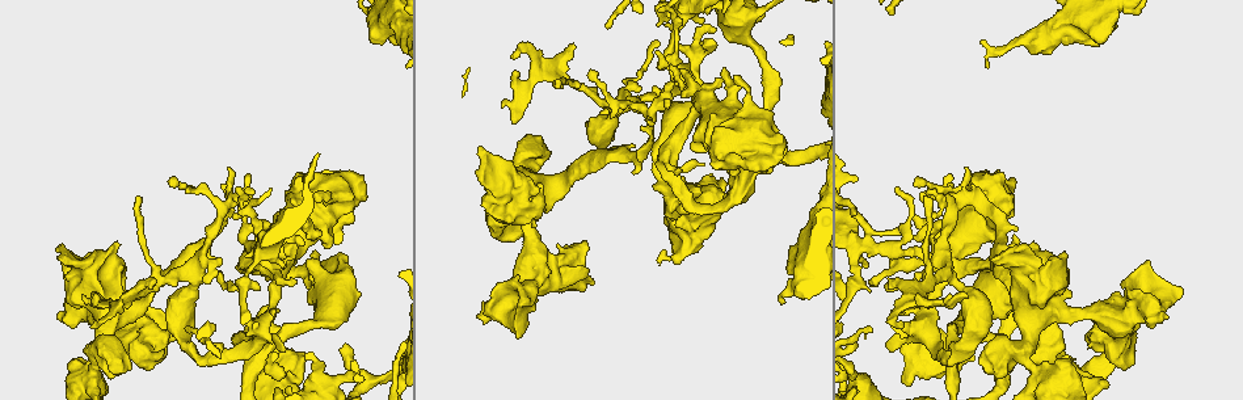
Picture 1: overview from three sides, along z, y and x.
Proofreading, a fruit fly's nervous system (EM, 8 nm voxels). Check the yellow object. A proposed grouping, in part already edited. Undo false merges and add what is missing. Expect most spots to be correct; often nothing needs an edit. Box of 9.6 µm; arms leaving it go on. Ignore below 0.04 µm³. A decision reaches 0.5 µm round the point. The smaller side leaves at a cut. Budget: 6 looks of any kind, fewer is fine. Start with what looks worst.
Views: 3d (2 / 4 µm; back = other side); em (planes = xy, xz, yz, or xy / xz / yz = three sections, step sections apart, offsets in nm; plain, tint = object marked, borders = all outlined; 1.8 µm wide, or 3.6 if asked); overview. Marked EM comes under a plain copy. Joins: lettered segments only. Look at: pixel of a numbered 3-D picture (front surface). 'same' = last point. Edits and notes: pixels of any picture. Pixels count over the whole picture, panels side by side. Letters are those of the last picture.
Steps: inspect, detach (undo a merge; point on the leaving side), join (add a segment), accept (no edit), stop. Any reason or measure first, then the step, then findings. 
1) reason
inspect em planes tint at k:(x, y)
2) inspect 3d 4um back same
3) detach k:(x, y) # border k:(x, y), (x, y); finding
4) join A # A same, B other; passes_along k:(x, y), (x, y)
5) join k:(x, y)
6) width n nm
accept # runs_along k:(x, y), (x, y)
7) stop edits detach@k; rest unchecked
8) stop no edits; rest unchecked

branch point
inspect 3d 2um back at 1:(228, 201)

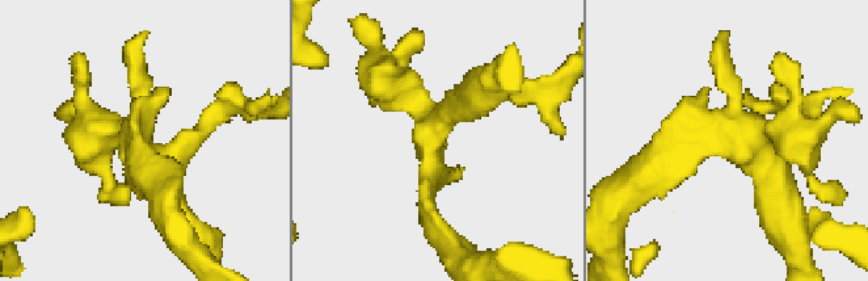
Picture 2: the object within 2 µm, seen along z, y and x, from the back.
inspect em planes borders at 2:(745, 150)

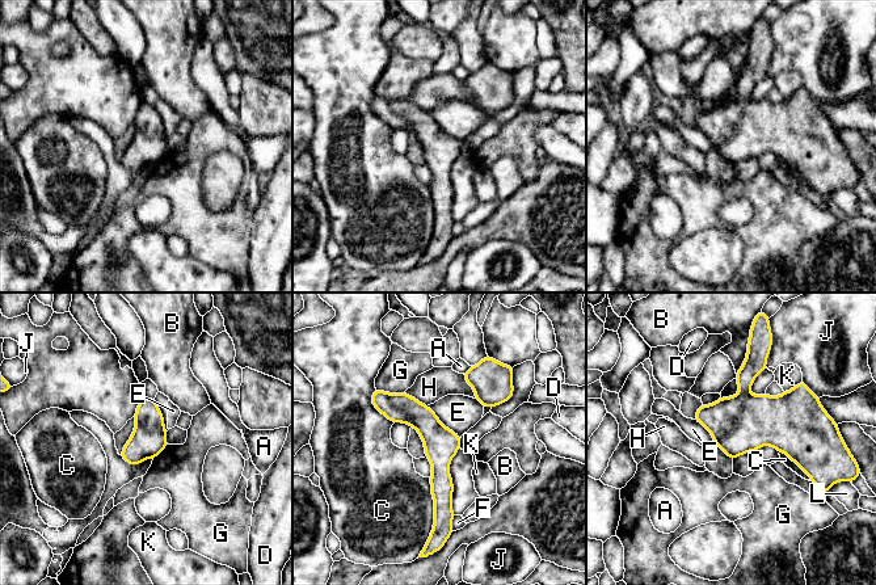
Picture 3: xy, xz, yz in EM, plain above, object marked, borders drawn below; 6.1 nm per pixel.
accept # A other, B other, C other, D other, E other, F other, G other, H other, J other, K other, L other; border 3:(426, 405), (446, 426), (460, 437); continuous, no second cell

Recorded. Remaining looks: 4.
thick turns thin
inspect em 3.6um planes borders at 1:(1044, 376)

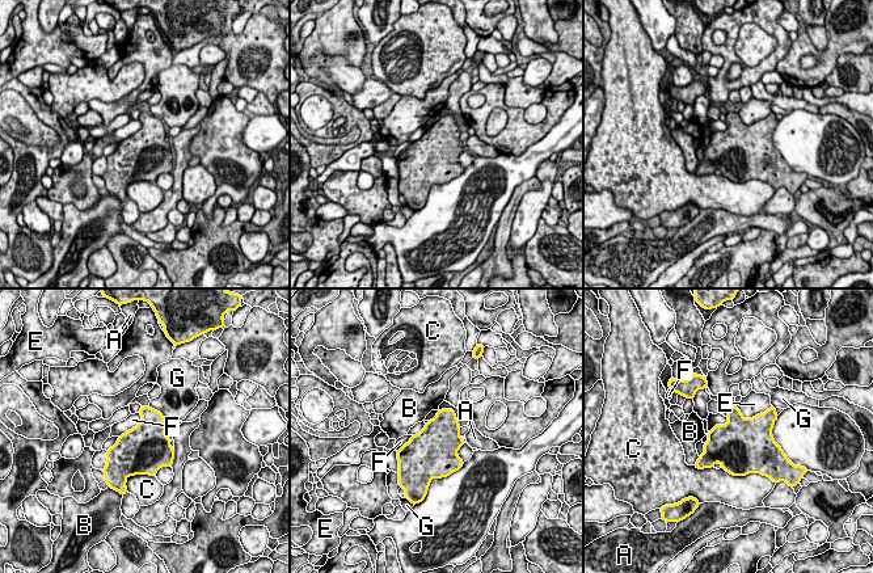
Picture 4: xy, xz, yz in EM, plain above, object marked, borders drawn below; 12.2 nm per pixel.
width 550 nm
accept # A other, B other, C other, E other, F other, G other; border 4:(139, 413), (140, 420), (118, 437); one cell here

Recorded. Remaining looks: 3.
branch stops here
inspect em yz step 4 borders at 1:(343, 348)

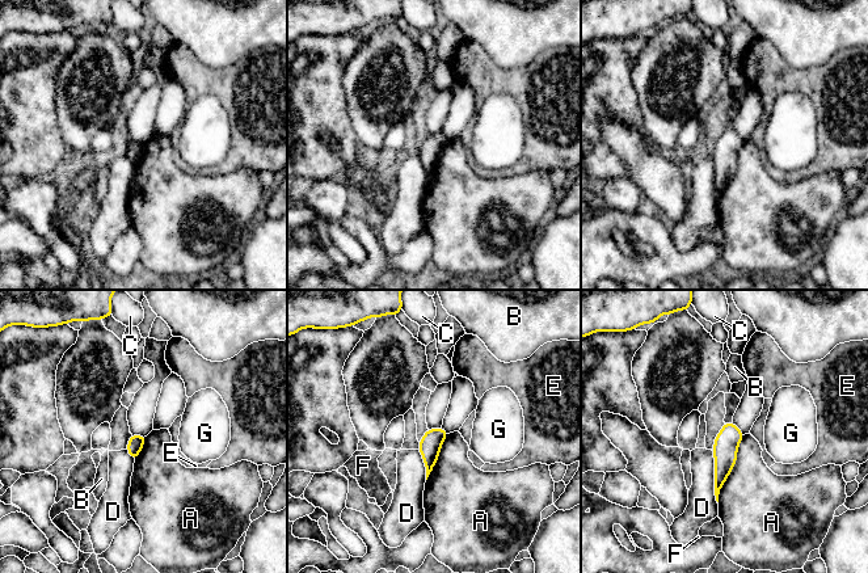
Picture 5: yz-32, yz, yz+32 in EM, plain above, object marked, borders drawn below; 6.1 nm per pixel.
cut it another way
inspect em planes borders same

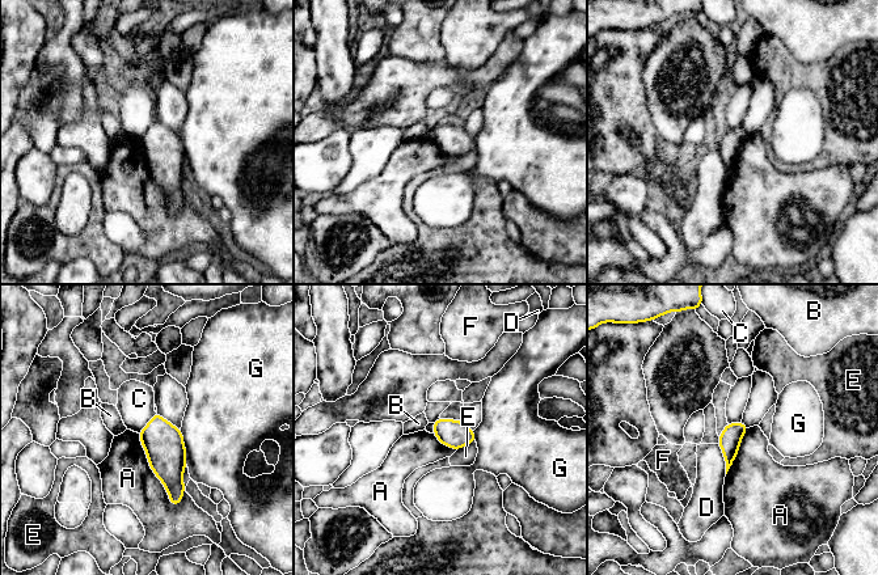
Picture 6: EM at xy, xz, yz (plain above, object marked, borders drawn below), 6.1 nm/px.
width 140 nm
accept # A other, B other, C other, D other, E other, F other, G other; border 6:(156, 413), (138, 432); no lettered segment goes on from it

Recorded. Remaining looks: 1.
stop no edits; rest unchecked

